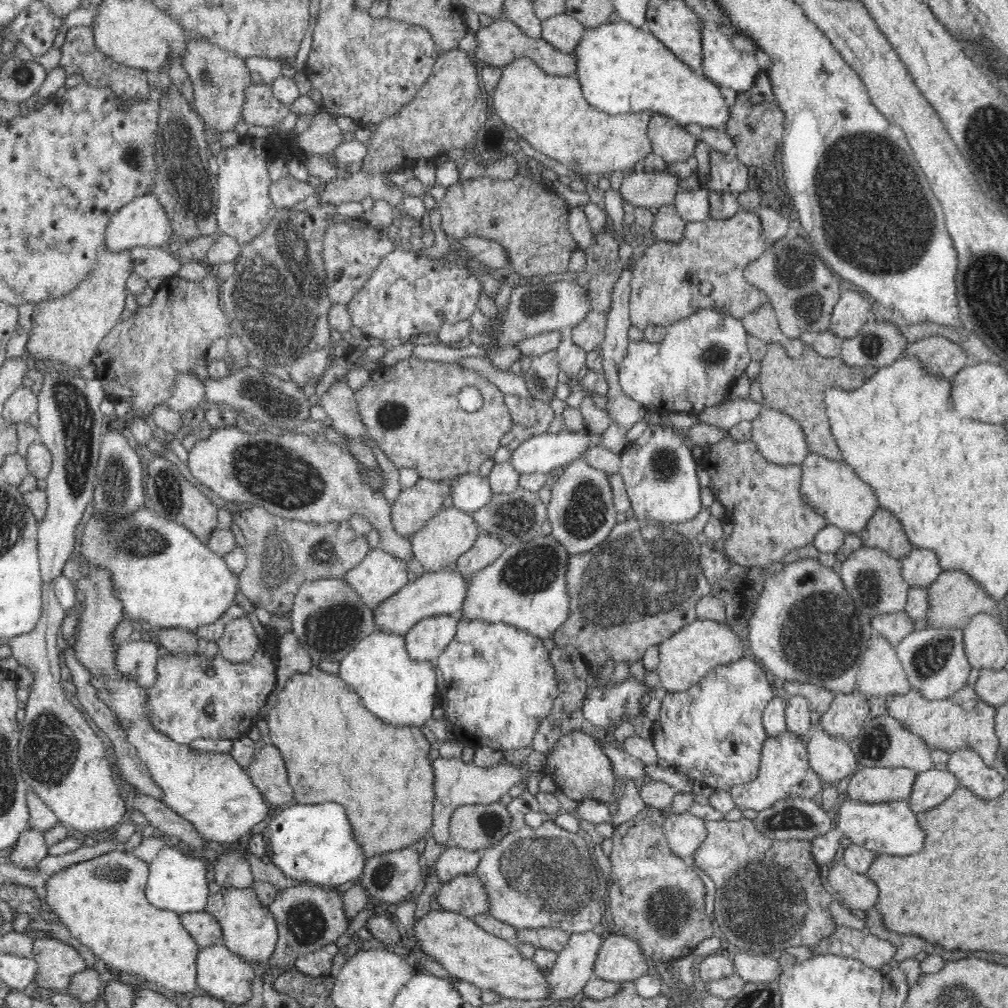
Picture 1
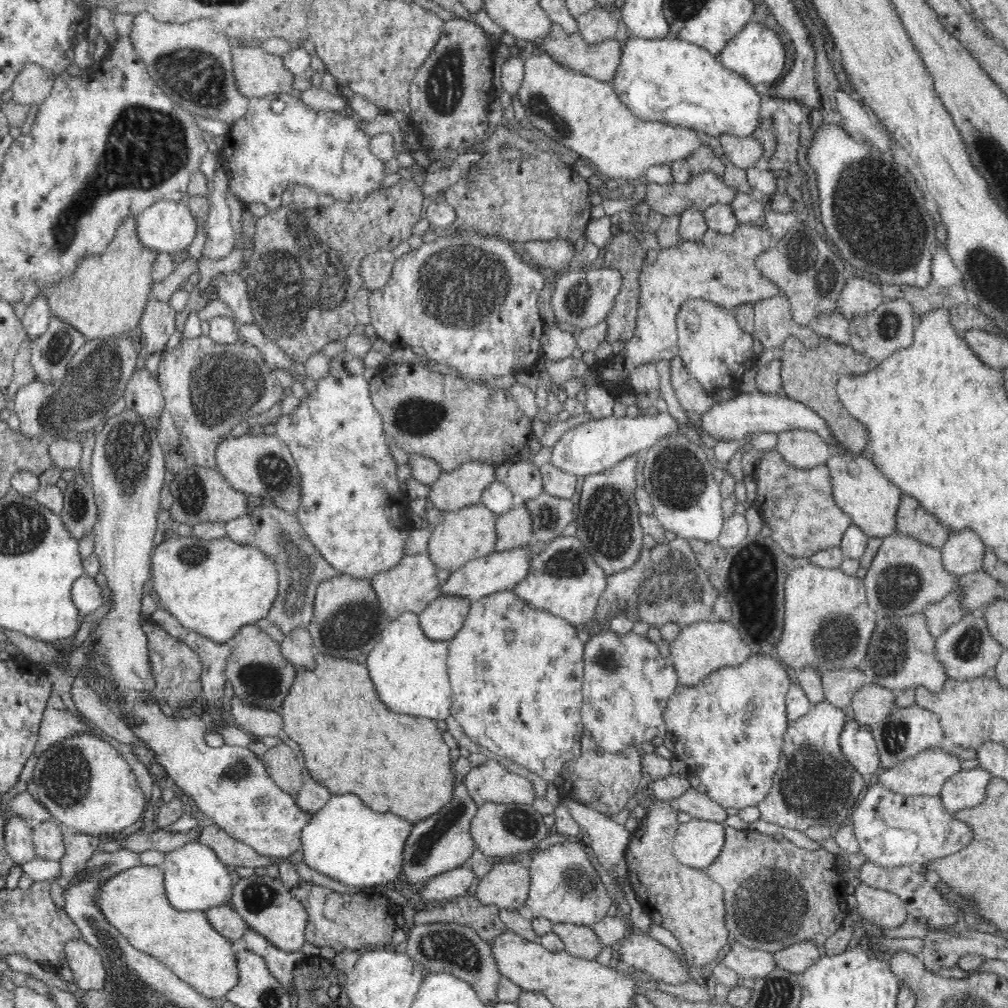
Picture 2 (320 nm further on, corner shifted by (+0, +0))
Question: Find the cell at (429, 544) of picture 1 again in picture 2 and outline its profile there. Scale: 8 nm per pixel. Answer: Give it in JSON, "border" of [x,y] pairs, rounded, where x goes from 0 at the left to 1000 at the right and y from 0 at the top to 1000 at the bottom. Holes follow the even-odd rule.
{"border":[[[478,500],[464,502],[440,510],[440,515],[429,527],[425,550],[434,565],[450,566],[464,557],[491,549],[492,536],[492,512]]]}

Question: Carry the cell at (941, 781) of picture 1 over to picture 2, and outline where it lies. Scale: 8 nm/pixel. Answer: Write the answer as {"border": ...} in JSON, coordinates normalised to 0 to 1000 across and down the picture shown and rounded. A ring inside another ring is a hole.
{"border":[[[972,761],[953,764],[937,776],[933,793],[938,804],[945,808],[956,802],[966,802],[976,796],[978,780],[983,773],[982,767]]]}

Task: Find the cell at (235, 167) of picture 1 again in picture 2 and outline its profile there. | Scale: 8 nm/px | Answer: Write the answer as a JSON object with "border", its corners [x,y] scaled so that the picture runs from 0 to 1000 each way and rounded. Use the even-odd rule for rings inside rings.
{"border":[[[288,91],[249,97],[244,113],[229,123],[228,130],[223,134],[220,166],[226,176],[224,184],[239,204],[259,200],[267,208],[280,206],[279,194],[288,181],[295,185],[306,184],[313,192],[330,194],[334,200],[357,199],[366,191],[377,188],[377,183],[383,175],[382,160],[369,153],[367,139],[368,136],[355,126],[349,116],[325,108],[312,110],[300,98],[288,94]]]}

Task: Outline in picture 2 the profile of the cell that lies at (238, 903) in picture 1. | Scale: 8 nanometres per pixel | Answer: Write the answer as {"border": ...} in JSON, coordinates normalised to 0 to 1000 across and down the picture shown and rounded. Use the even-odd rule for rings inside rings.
{"border":[[[253,867],[234,871],[226,897],[244,914],[245,921],[262,929],[272,939],[284,945],[299,942],[303,934],[302,921],[306,915],[306,906],[278,872]]]}

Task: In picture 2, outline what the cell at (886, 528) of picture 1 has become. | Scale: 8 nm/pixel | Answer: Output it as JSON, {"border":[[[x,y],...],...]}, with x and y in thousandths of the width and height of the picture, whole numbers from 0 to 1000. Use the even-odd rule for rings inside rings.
{"border":[[[896,489],[890,509],[889,530],[909,534],[913,539],[935,544],[940,537],[940,523],[932,520],[929,512],[920,508],[902,490]]]}

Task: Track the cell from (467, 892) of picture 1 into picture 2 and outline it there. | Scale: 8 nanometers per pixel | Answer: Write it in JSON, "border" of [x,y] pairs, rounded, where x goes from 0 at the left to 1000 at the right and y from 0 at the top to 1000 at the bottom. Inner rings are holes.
{"border":[[[491,856],[474,876],[474,892],[495,902],[514,903],[524,893],[526,864],[518,856]]]}

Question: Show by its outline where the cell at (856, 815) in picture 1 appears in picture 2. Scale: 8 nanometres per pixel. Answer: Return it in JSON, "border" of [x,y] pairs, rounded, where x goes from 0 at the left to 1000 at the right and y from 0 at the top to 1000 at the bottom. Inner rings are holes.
{"border":[[[864,774],[848,798],[843,815],[851,832],[853,845],[874,860],[902,859],[913,863],[917,857],[954,843],[964,835],[962,818],[938,804],[932,789],[895,789]]]}

